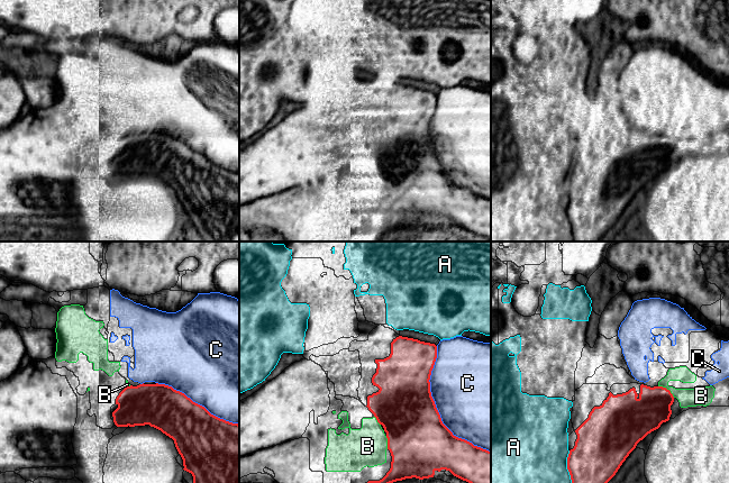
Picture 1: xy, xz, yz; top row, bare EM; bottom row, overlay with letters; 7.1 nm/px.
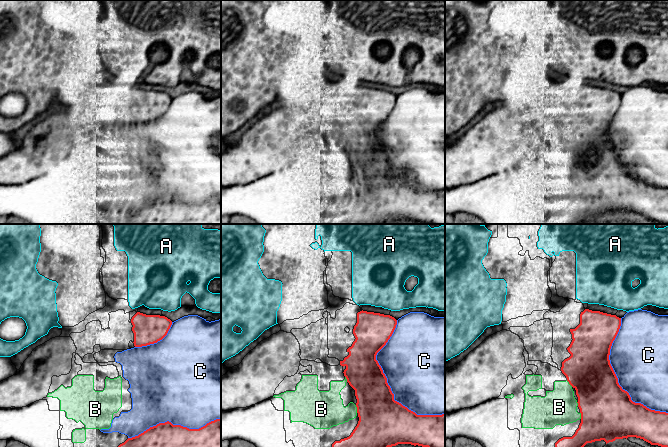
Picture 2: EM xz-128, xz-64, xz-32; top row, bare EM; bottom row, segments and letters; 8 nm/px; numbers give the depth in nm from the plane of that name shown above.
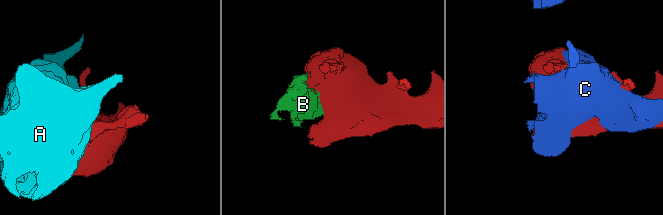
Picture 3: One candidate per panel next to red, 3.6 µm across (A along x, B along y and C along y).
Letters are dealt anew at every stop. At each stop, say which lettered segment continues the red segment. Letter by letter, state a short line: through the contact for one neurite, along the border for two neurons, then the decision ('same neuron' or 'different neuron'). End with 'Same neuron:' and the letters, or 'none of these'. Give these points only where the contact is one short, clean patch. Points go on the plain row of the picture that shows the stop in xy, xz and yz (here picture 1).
A: different neuron
B: line yz (658, 134), (665, 135), (674, 145); different neuron
C: different neuron
Same neuron: none of these

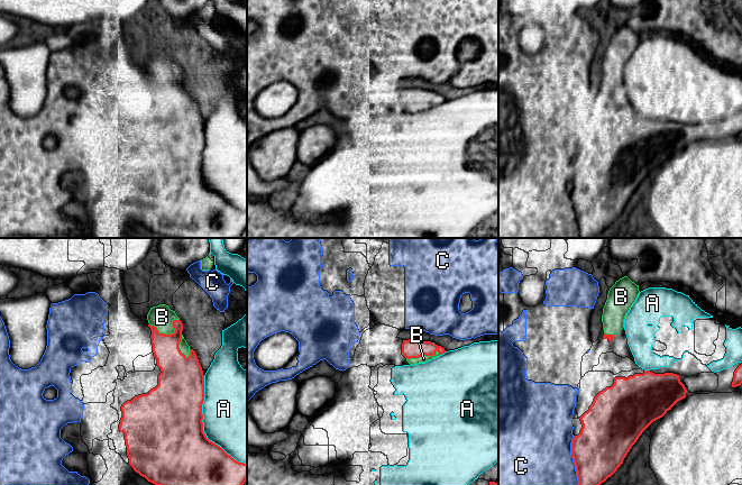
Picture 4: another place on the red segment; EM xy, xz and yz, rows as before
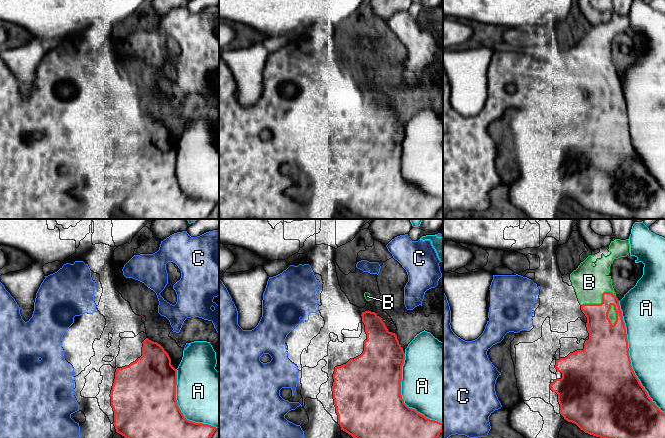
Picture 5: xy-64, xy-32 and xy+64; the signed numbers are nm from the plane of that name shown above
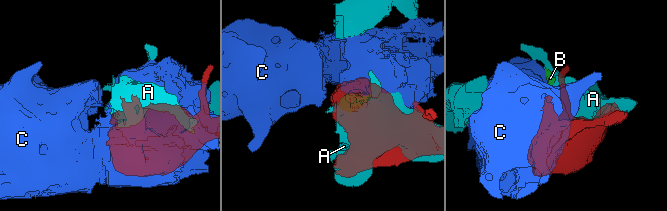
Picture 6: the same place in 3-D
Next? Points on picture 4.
A: different neuron
B: same neuron
C: different neuron
Same neuron: B

